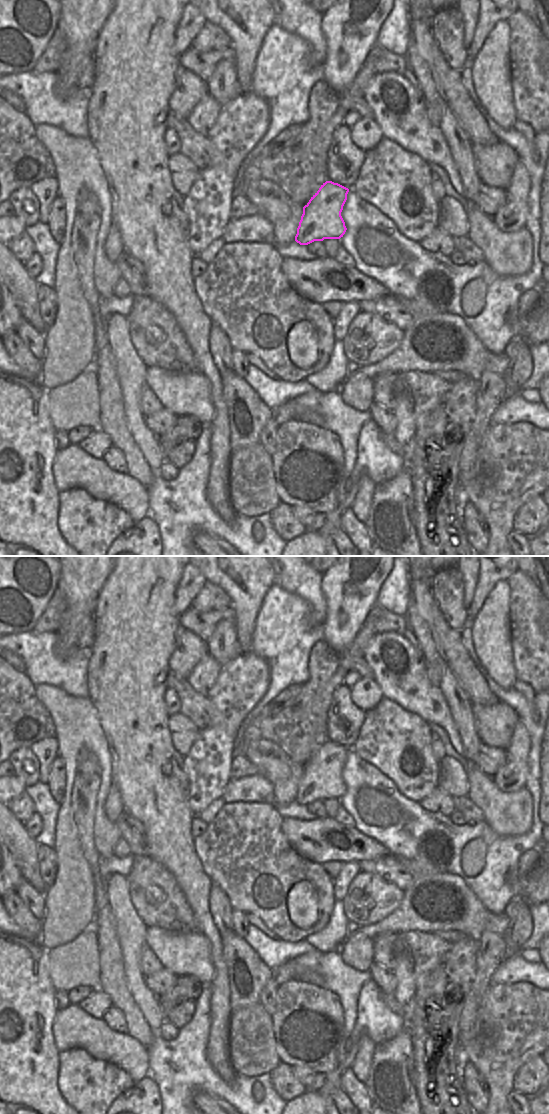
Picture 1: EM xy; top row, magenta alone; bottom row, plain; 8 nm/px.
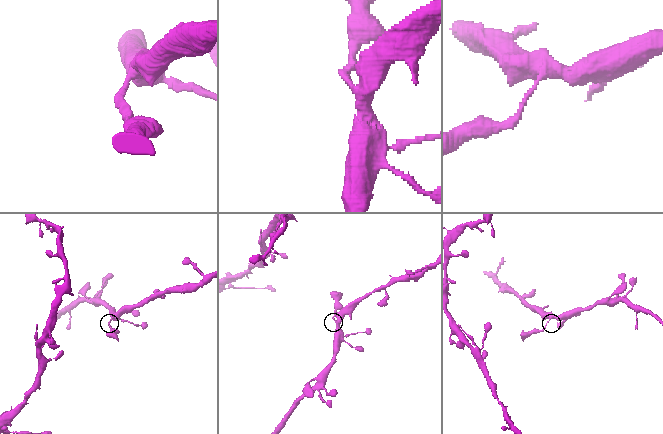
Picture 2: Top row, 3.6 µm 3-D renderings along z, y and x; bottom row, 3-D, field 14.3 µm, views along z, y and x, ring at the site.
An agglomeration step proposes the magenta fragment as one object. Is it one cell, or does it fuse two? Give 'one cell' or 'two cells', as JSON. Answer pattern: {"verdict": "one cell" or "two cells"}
{"verdict": "one cell"}

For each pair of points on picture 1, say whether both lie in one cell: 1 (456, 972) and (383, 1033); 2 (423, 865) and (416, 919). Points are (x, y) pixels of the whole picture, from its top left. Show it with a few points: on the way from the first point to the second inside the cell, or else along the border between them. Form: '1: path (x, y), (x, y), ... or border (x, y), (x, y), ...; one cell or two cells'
1: border (403, 1020), (405, 1024); two cells
2: border (446, 872), (418, 873), (405, 888); two cells

